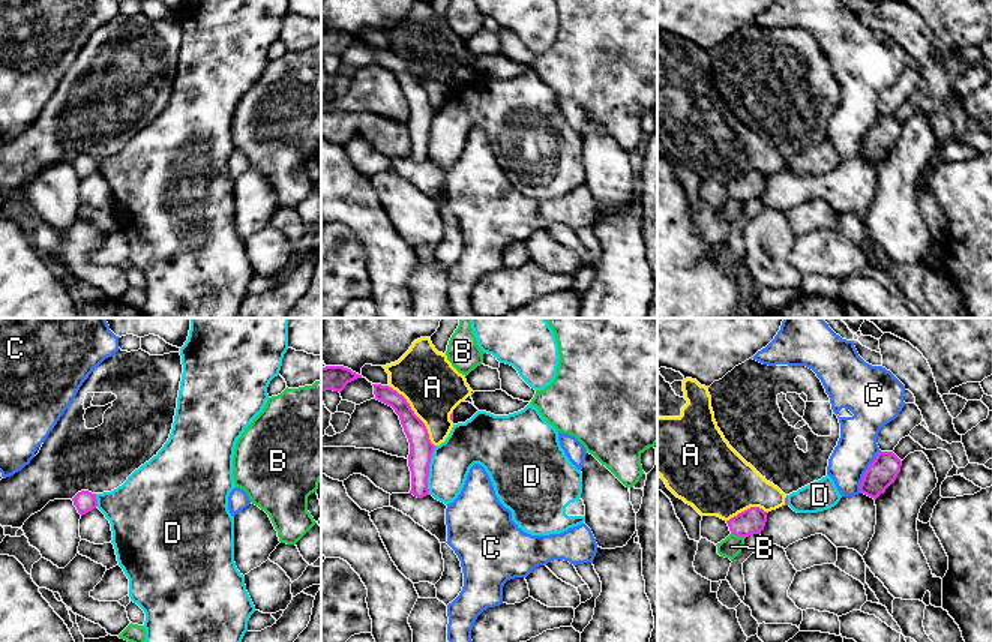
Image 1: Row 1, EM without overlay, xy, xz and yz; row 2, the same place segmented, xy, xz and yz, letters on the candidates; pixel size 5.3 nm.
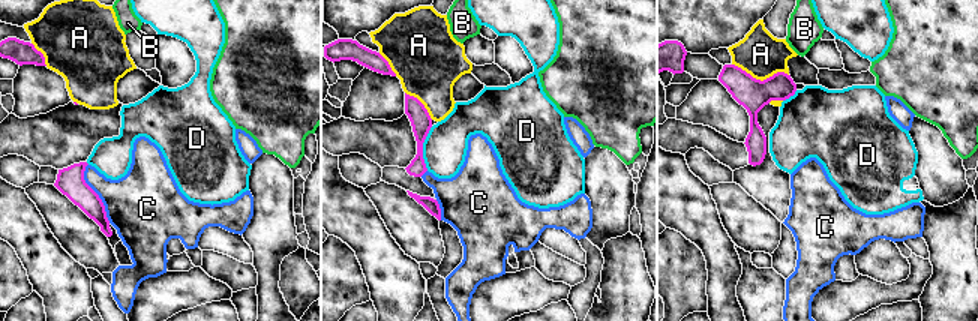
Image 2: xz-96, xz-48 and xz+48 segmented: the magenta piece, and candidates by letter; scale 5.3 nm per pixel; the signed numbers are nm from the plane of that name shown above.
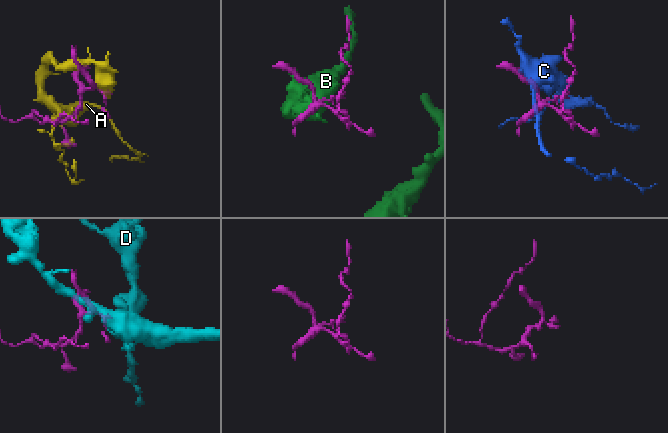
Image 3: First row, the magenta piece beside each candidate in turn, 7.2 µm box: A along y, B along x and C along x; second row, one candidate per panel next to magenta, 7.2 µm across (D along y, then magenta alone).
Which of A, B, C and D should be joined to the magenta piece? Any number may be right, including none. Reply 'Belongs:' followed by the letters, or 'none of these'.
Belongs: none of these

